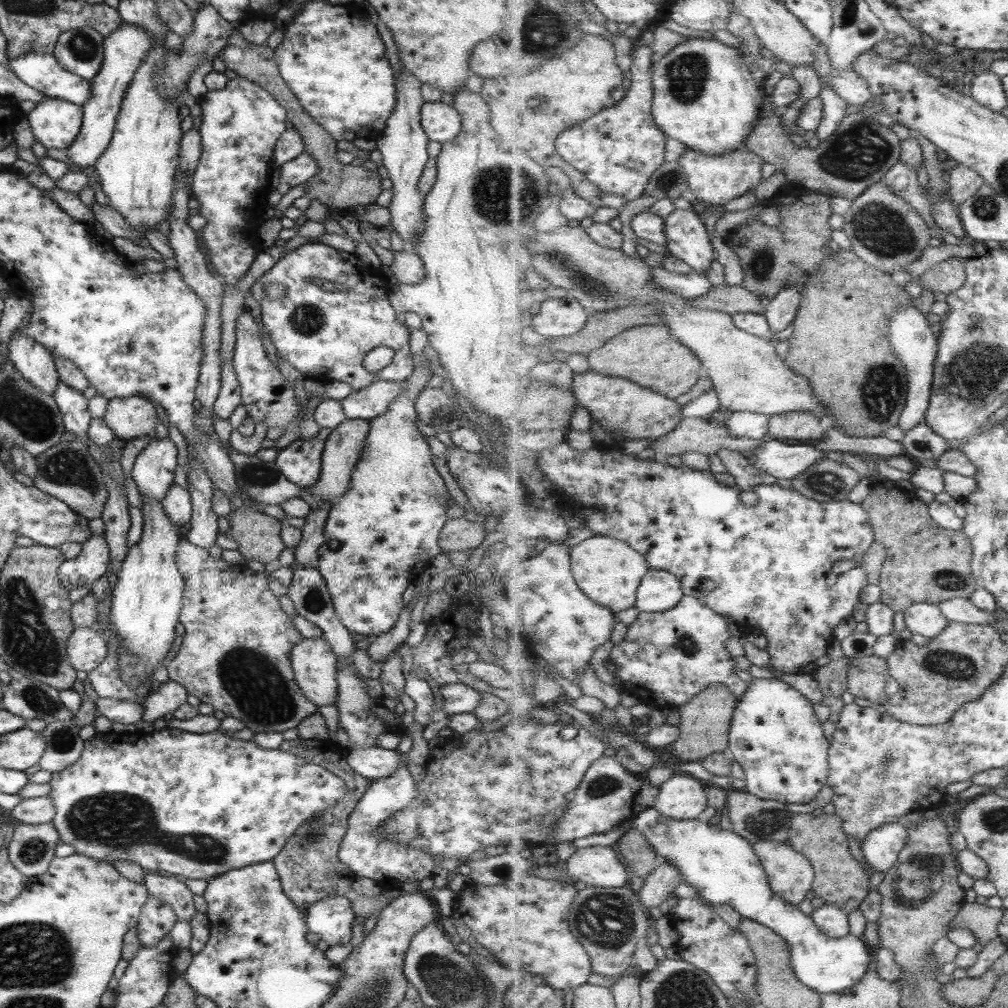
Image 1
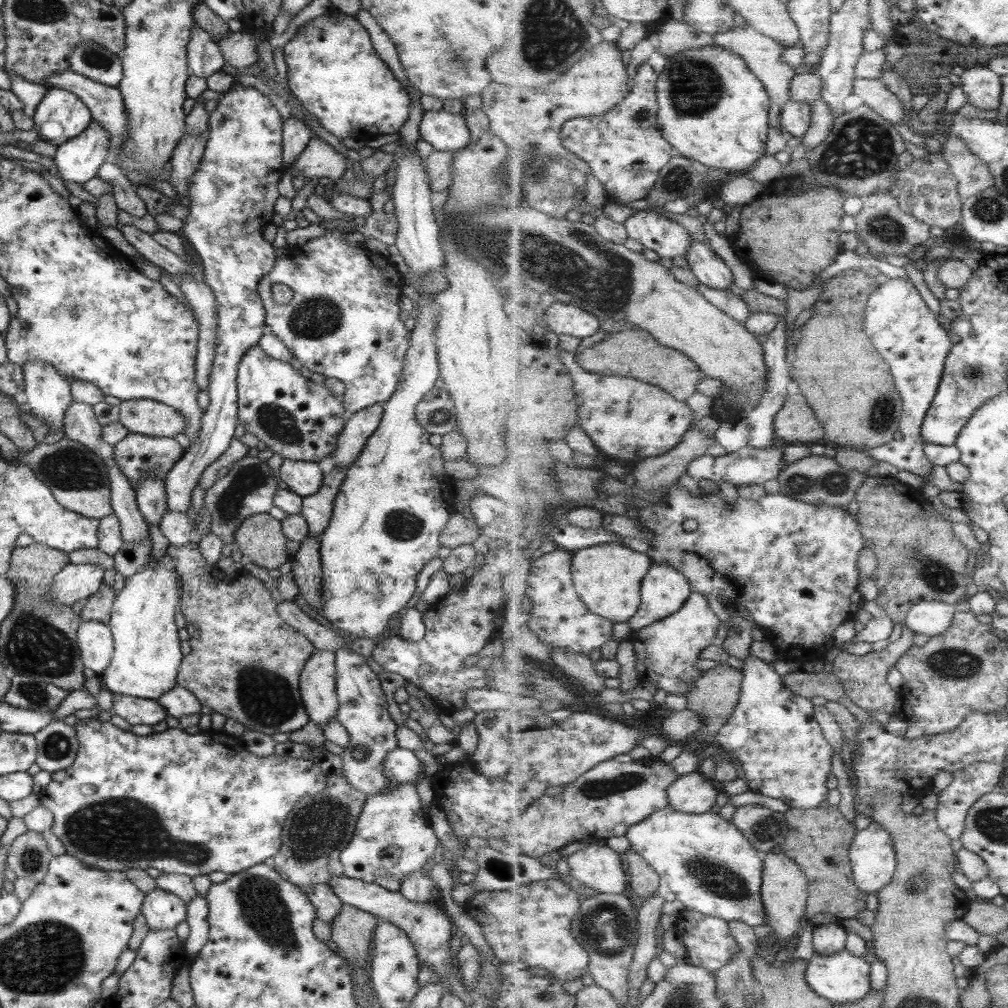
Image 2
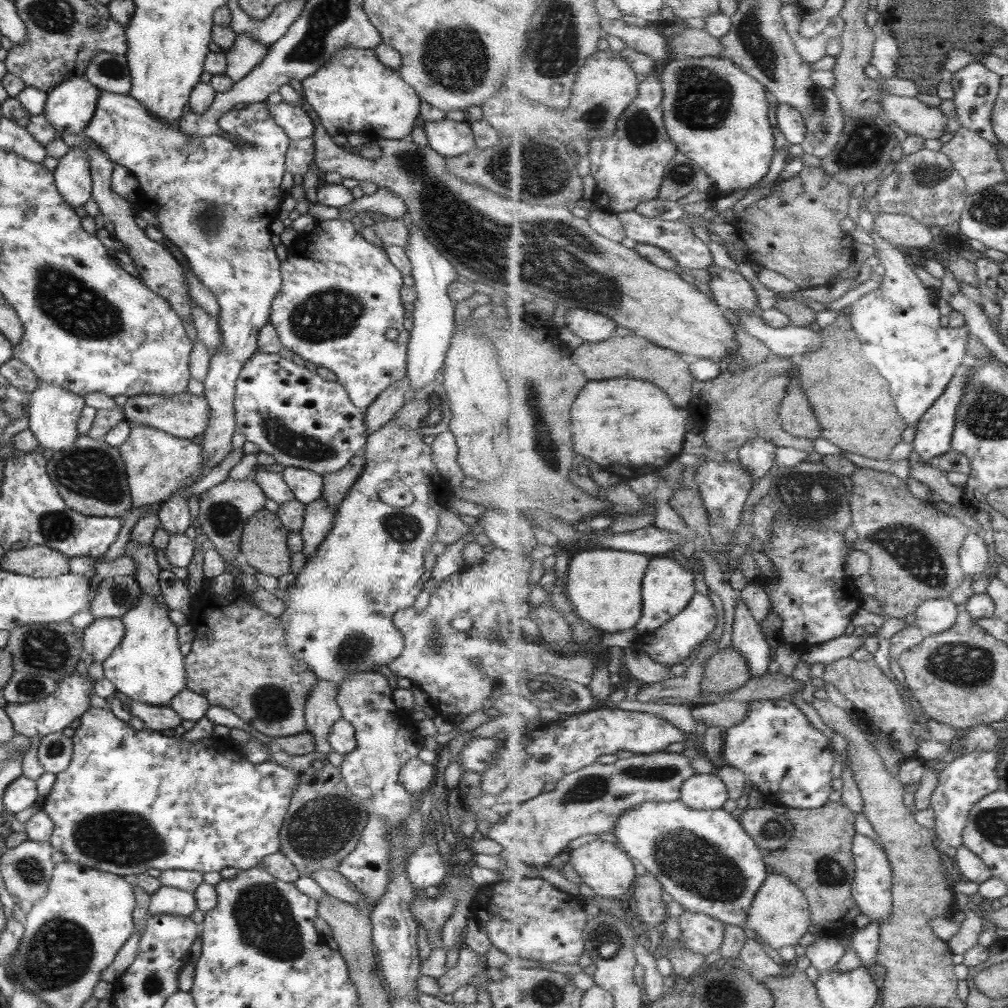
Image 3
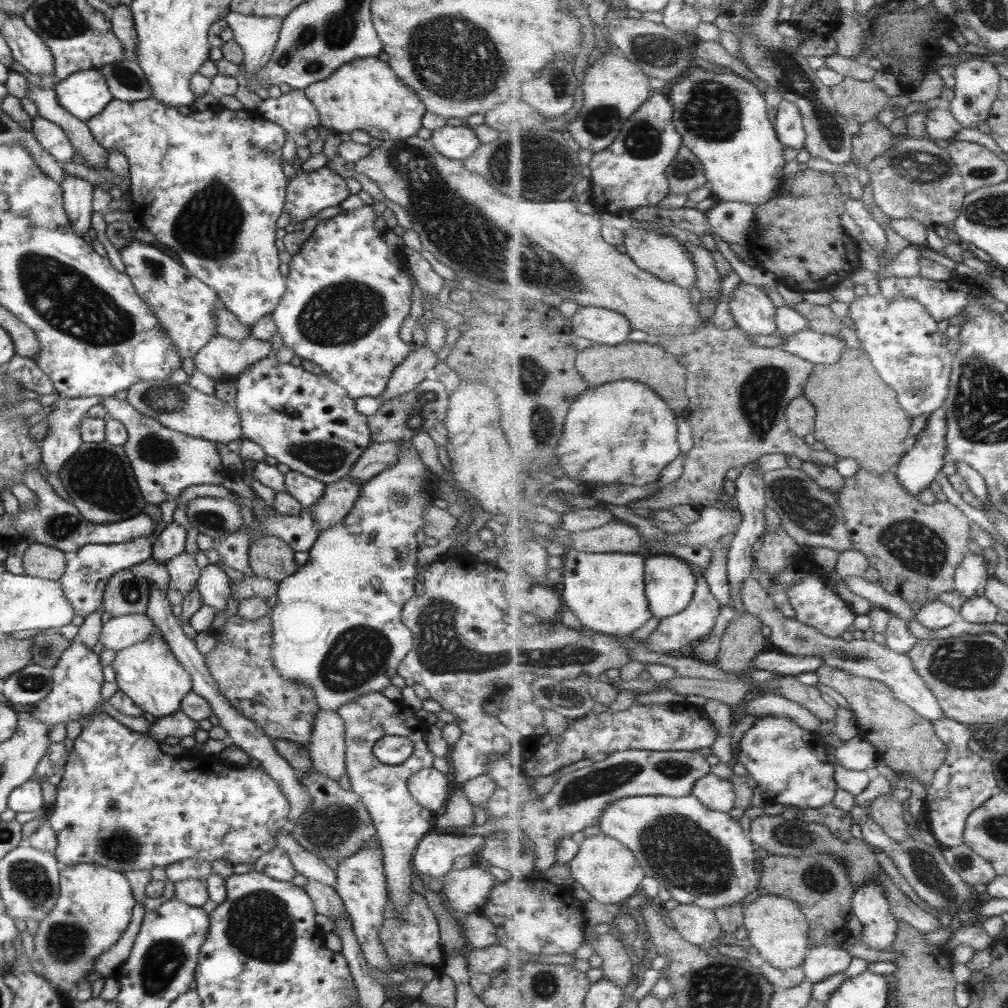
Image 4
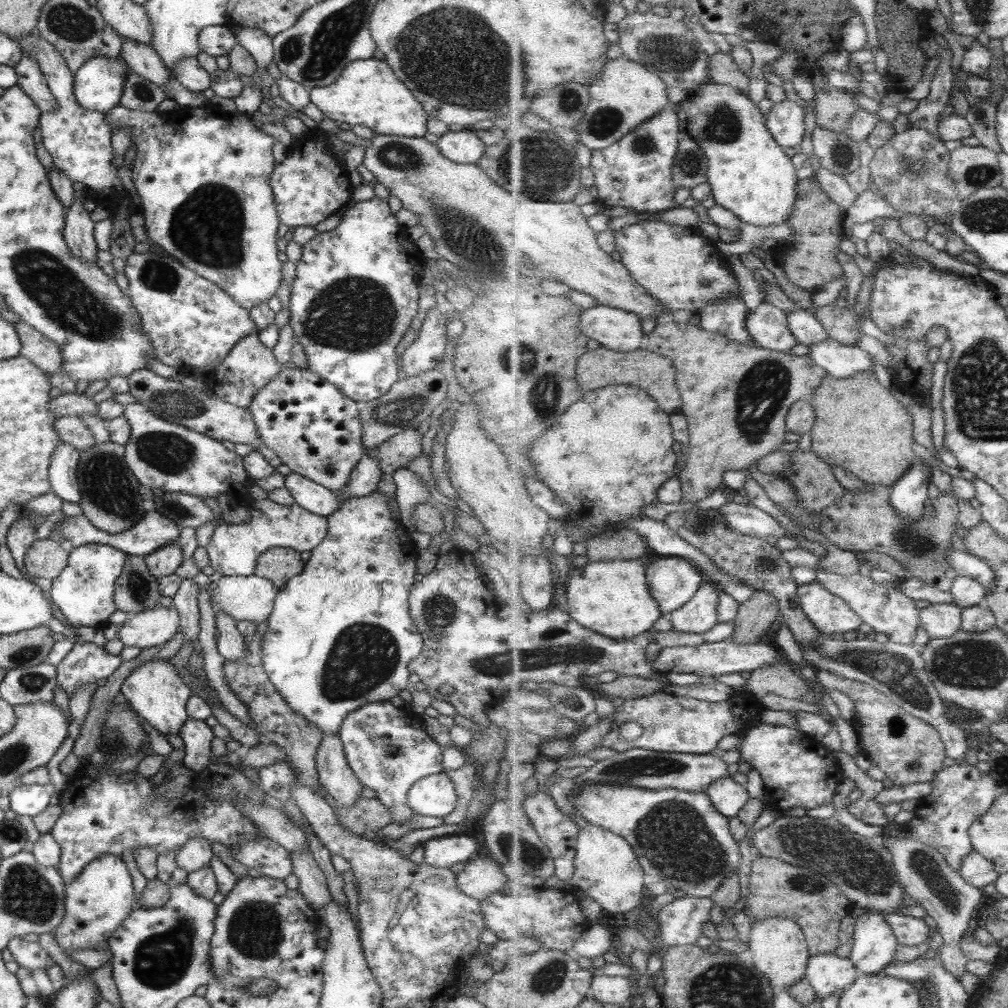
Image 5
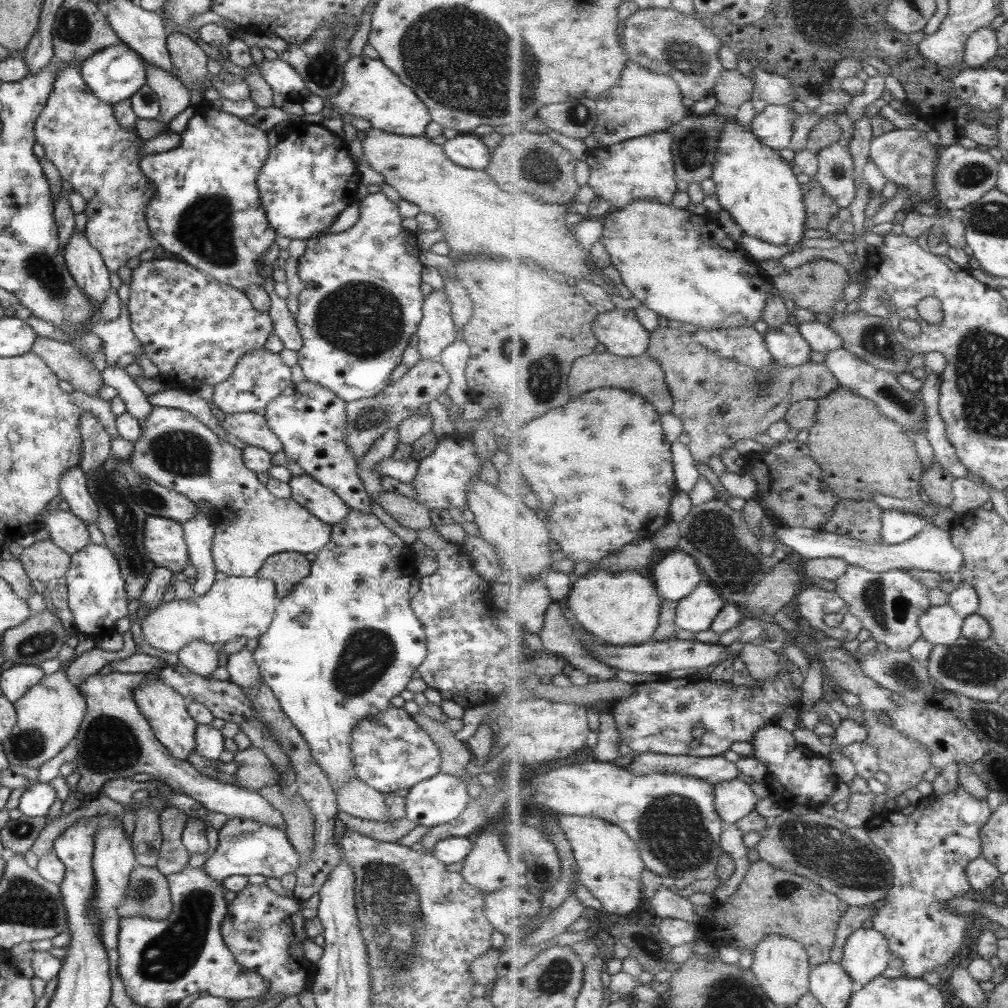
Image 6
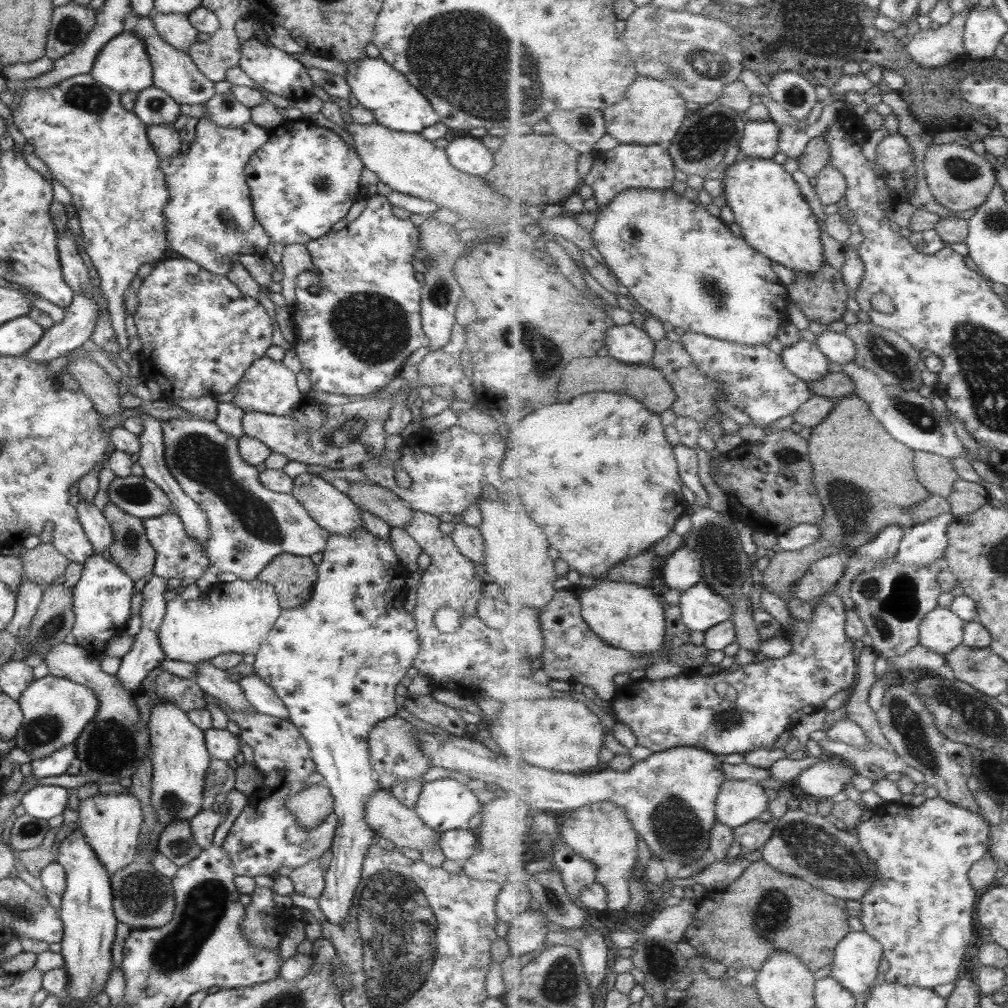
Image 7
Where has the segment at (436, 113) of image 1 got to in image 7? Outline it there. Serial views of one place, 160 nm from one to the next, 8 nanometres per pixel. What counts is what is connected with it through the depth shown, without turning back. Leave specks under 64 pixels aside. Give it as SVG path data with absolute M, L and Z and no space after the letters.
M454 137L444 149L449 164L470 176L484 177L493 168L492 154L475 137Z

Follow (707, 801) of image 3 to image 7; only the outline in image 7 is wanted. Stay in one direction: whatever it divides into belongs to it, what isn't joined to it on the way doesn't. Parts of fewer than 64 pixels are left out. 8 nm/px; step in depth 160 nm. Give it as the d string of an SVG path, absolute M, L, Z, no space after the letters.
M726 780L716 800L716 817L723 824L737 828L757 820L767 806L769 796L757 782Z

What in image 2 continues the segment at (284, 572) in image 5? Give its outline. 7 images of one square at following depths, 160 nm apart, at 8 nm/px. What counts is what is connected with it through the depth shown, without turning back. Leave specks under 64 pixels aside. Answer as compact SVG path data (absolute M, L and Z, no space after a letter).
M268 512L246 516L233 532L232 539L245 560L267 570L277 569L290 560L286 551L288 540L283 536L280 520Z

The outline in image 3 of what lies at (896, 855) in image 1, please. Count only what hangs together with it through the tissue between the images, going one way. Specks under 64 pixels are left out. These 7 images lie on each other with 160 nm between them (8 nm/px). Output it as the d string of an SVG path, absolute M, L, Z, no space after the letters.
M857 833L854 836L852 851L856 864L856 879L852 886L853 898L861 907L861 914L869 916L871 920L875 920L881 926L883 923L889 922L893 916L894 872L891 861L881 844L863 834Z

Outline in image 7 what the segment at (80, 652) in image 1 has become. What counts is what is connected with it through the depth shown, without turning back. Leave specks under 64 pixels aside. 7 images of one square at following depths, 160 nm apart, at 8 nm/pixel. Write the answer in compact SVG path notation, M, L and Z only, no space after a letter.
M256 578L217 583L208 593L200 594L193 600L183 600L177 595L173 600L166 602L165 612L157 630L159 647L168 660L177 660L193 665L223 654L255 655L281 610L273 585Z

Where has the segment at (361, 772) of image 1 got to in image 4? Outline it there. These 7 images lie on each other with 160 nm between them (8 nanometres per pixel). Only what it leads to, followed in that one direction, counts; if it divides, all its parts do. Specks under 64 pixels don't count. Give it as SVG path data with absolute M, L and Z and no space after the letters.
M433 767L421 768L407 780L407 791L415 802L432 813L441 810L451 787L449 777Z

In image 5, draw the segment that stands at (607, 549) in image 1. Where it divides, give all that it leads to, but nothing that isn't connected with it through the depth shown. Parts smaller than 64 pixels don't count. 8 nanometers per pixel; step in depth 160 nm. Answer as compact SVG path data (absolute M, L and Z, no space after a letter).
M637 559L589 560L584 566L569 570L568 574L568 612L585 628L617 641L631 640L649 632L661 618L660 604L648 587L646 568Z

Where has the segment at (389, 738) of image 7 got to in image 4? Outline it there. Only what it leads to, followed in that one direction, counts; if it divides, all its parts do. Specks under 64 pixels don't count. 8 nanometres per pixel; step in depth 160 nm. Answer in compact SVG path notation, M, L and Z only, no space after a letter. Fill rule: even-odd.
M367 692L365 696L357 696L357 699L353 698L346 705L339 706L336 714L341 718L344 728L344 743L346 748L344 750L345 773L349 779L349 786L353 793L360 796L360 801L363 803L364 809L368 812L374 826L374 834L380 842L378 847L382 854L382 869L388 900L390 900L390 903L396 910L401 909L401 914L404 914L403 906L408 904L413 893L409 888L411 886L411 856L415 852L419 839L429 830L429 820L431 820L432 816L432 812L424 806L417 804L415 799L407 791L409 776L413 776L421 768L431 767L432 754L429 752L427 745L427 724L421 722L415 712L409 713L404 711L399 703L388 700L380 692ZM383 736L407 737L407 740L410 740L412 744L410 756L398 765L386 765L377 761L377 758L371 754L371 748L373 748L375 741L383 738Z

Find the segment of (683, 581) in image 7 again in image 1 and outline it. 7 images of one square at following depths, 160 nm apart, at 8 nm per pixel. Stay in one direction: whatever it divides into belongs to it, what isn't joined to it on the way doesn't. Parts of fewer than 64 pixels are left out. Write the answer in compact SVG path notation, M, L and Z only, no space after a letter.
M650 569L638 588L636 608L639 612L671 611L685 595L682 580L676 573Z

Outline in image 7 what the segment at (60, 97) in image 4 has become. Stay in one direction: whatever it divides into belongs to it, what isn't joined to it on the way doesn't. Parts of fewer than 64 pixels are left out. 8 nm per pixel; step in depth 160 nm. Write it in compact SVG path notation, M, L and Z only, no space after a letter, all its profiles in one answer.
M123 30L117 33L101 47L101 50L96 54L92 67L89 69L88 75L92 76L95 82L119 95L126 92L138 93L140 90L149 88L152 85L152 68L148 54L145 54L142 40L137 38L132 30Z

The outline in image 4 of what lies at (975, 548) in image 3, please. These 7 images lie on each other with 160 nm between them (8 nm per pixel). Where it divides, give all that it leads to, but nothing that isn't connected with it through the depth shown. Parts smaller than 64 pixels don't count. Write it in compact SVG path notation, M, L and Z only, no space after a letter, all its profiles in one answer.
M973 552L965 555L964 562L956 570L956 590L967 599L984 596L988 585L989 570L984 556Z

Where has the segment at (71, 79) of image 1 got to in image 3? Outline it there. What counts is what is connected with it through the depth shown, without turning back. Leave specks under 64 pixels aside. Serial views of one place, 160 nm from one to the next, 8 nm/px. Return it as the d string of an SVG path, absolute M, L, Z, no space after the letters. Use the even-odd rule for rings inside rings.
M104 90L97 91L97 98L95 101L95 110L90 118L89 124L82 130L86 136L91 138L93 142L96 142L101 148L102 152L106 154L109 161L113 164L123 166L127 171L131 172L131 175L136 178L137 185L139 186L138 203L139 208L143 211L147 211L152 214L158 221L157 230L161 232L163 238L170 240L177 248L179 252L185 256L189 264L189 270L200 280L201 284L209 290L215 296L218 304L218 315L216 316L216 323L218 326L218 333L220 338L220 347L216 348L216 351L212 354L209 359L208 369L205 378L202 380L204 384L204 394L206 403L209 407L209 414L207 419L207 426L205 426L205 432L201 434L201 450L202 450L202 464L204 464L205 474L213 466L216 466L228 455L233 448L231 447L231 437L236 434L235 415L233 408L233 397L235 390L235 381L237 380L241 367L245 364L245 361L255 352L257 352L257 335L259 329L268 322L271 302L273 302L273 296L276 296L281 288L281 277L280 277L280 261L277 259L274 251L274 245L271 243L272 233L270 232L270 225L277 219L279 209L279 203L285 197L285 193L281 190L281 179L285 166L285 154L288 150L288 136L284 133L284 130L275 124L272 119L268 108L266 107L266 101L255 101L247 103L243 108L236 110L228 110L223 116L219 117L217 121L219 133L217 135L204 136L194 142L194 144L184 144L182 134L178 131L176 126L166 124L166 122L159 122L158 118L151 116L145 107L137 102L132 96L128 94L113 94ZM189 485L178 486L165 501L158 503L159 525L168 536L173 533L183 533L190 525L185 488L189 488Z

